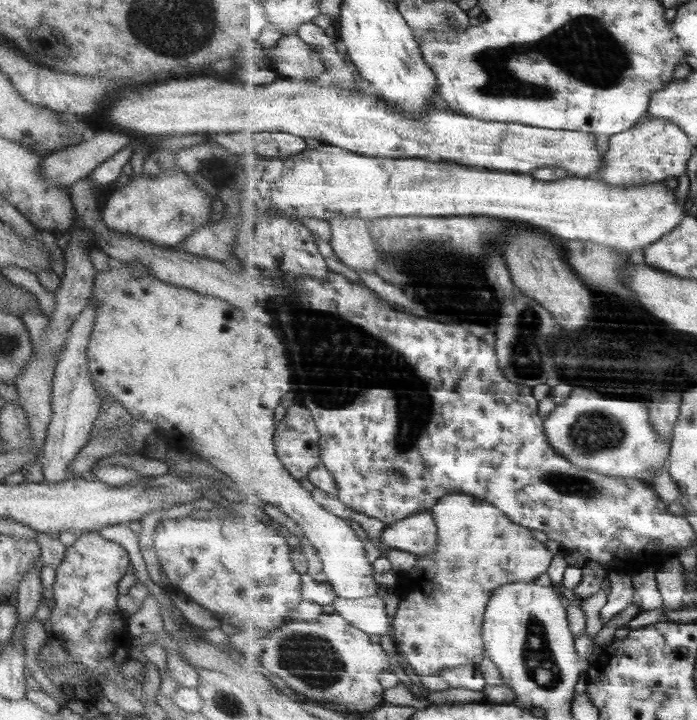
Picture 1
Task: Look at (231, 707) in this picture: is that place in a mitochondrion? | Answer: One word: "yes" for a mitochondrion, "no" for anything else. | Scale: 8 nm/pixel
no

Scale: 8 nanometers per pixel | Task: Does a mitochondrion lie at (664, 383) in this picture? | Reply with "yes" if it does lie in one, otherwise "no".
no

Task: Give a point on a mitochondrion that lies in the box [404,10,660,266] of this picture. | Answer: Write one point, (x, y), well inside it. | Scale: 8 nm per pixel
(608, 63)

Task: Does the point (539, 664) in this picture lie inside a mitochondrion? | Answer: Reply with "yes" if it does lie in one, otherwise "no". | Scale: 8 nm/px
yes

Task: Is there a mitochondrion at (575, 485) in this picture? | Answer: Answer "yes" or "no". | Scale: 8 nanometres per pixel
yes

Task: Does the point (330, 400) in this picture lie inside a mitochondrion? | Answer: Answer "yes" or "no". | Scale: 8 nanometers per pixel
yes

